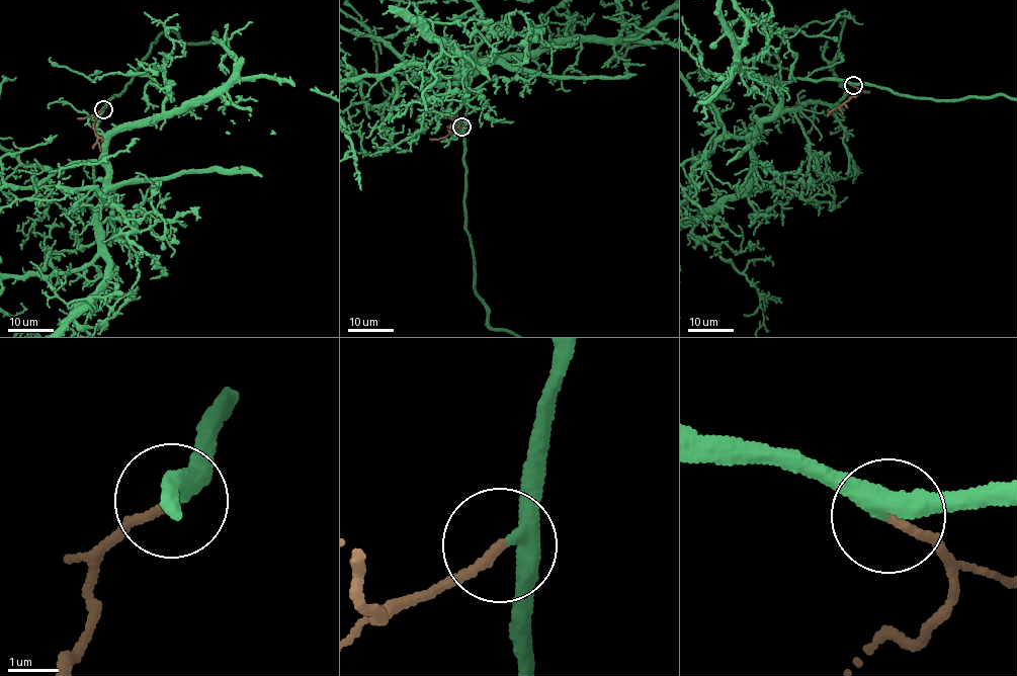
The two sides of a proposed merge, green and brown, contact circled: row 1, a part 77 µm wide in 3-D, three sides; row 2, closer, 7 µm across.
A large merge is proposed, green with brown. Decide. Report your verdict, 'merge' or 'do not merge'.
merge

